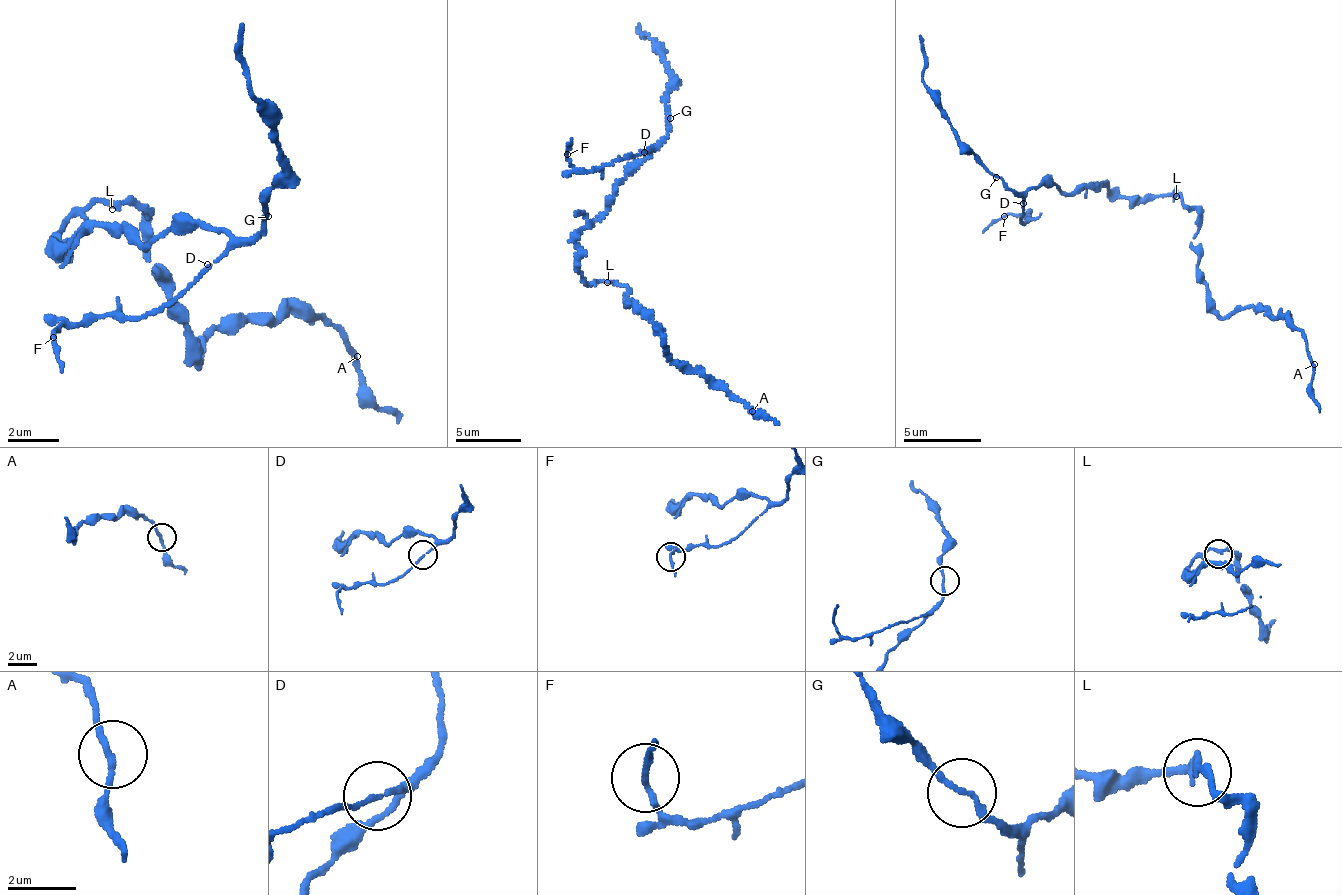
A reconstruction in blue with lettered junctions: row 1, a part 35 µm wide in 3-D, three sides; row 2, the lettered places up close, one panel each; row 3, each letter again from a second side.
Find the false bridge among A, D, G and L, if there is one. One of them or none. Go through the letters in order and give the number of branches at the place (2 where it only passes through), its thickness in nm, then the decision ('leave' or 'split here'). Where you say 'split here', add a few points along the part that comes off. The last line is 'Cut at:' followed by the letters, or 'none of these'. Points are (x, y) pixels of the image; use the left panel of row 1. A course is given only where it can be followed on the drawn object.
A: 2 | 190 nm | leave
D: 2 | 130 nm | leave
G: 2 | 160 nm | leave
L: 2 | 180 nm | leave
Cut at: none of these

